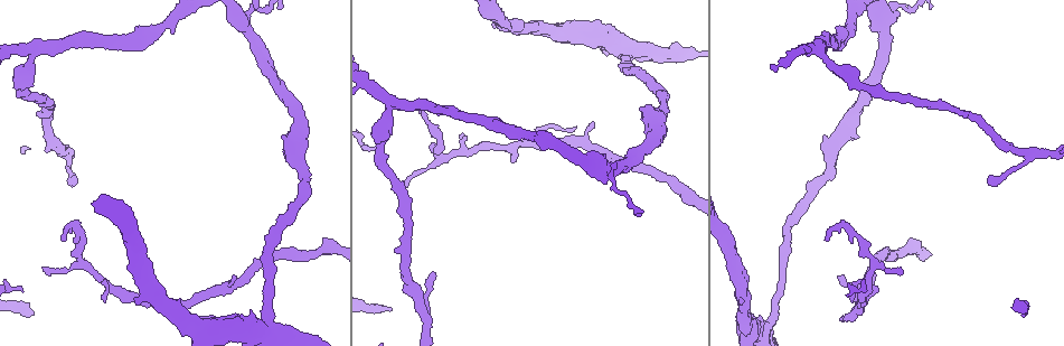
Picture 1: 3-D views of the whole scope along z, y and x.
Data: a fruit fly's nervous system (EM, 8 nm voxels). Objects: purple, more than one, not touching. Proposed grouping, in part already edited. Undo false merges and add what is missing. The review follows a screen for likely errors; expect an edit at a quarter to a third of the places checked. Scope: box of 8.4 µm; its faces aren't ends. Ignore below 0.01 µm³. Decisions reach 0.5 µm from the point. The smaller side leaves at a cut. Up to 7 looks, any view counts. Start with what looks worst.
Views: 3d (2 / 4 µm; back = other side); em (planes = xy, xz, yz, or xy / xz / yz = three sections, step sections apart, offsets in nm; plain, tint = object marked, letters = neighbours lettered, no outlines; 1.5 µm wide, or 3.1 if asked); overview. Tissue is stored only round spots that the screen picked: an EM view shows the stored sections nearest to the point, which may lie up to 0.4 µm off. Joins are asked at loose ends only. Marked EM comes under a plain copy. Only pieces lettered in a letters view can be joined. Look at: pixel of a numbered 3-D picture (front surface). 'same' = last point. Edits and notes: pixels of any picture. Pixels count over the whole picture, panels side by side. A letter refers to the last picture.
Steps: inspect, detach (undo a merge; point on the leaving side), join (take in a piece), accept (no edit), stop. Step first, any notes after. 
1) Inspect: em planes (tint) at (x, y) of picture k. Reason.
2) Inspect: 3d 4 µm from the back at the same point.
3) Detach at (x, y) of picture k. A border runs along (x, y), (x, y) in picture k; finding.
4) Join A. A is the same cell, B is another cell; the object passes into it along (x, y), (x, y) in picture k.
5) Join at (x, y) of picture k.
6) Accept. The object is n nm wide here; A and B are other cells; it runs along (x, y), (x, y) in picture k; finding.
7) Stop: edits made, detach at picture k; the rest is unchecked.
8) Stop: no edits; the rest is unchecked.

Inspect: em planes (letters) at (432, 271) of picture 1. Tapers out.

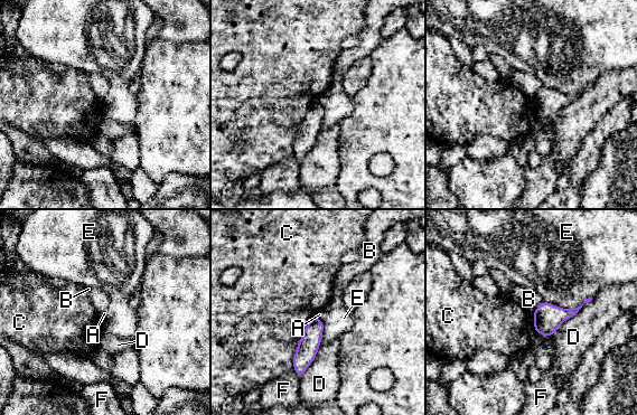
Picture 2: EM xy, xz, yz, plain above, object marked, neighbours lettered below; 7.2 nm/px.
Accept. A, B, C, D, E and F are other cells; a border runs along (542, 302), (533, 313) in picture 2; none of them fits.

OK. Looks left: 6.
Inspect: em yz step 4 (tint) at (210, 329) of picture 1.

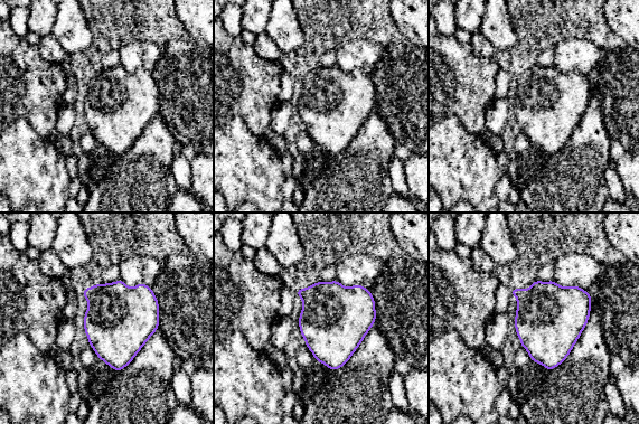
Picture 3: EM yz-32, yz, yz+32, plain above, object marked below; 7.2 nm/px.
Inspect: em planes (letters) at the same point.

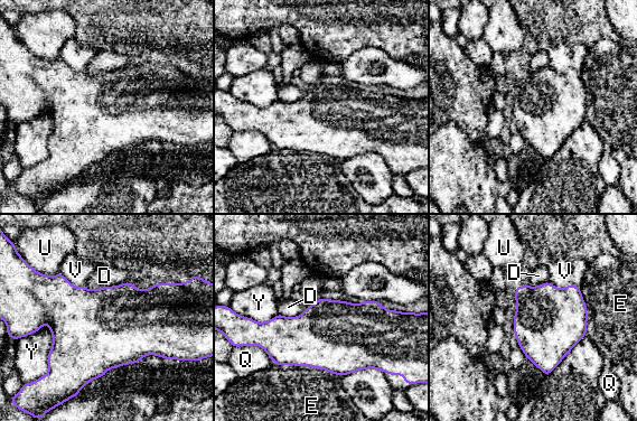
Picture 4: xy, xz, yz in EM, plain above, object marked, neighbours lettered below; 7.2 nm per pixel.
Accept. D, E, Q, U, V and Y are other cells; a border runs along (128, 280), (93, 289), (85, 287) in picture 4; all the same neuron.

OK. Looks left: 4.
Inspect: em planes (letters) at (423, 113) of picture 1. An open end.

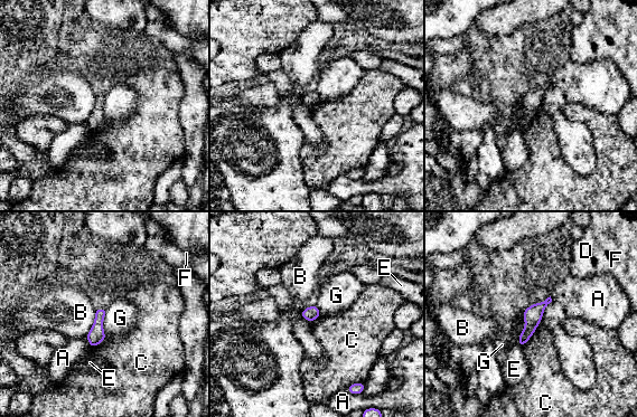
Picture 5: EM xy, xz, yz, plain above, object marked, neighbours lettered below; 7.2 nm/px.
Accept. The object is 100 nm wide here; A, B, C, D, E, F and G are other cells; a border runs along (106, 309), (103, 321), (105, 338) in picture 5; no lettered piece goes on from it.

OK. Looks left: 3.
Stop: no edits; the rest is unchecked.

